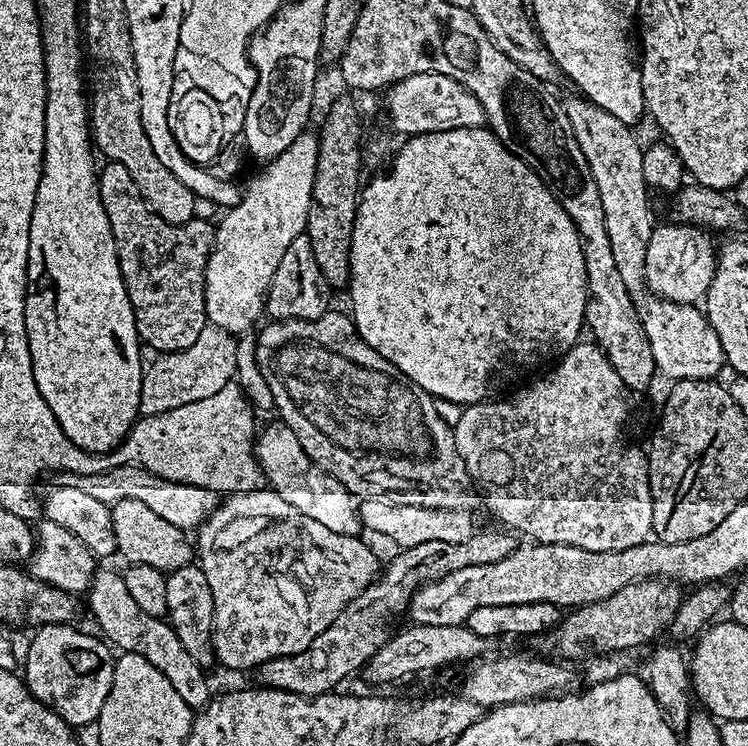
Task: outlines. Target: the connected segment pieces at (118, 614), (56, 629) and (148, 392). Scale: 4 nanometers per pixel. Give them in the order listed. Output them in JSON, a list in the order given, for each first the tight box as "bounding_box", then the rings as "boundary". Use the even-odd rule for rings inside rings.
[{"bounding_box":[86,571,214,710],"boundary":[[[97,571],[86,593],[86,599],[88,608],[92,611],[97,626],[100,627],[99,635],[113,649],[121,653],[133,652],[146,658],[146,662],[150,662],[150,666],[154,666],[154,670],[161,672],[166,682],[170,682],[170,686],[178,690],[182,702],[186,702],[188,708],[193,710],[205,708],[209,700],[213,699],[214,692],[208,689],[208,680],[203,674],[205,671],[200,664],[190,658],[190,654],[186,654],[186,646],[182,646],[171,623],[167,619],[151,616],[146,610],[142,610],[142,606],[134,602],[130,590],[126,590],[126,582],[119,571]]]},{"bounding_box":[22,624,114,726],"boundary":[[[46,624],[35,629],[36,637],[28,644],[28,657],[23,657],[22,679],[31,690],[32,696],[38,698],[48,708],[55,710],[70,726],[76,724],[95,725],[100,719],[100,711],[106,702],[106,694],[110,694],[110,686],[114,678],[114,652],[99,635],[91,636],[88,632],[79,632],[67,624]]]},{"bounding_box":[140,326,237,416],"boundary":[[[206,326],[202,334],[186,350],[181,352],[165,352],[155,357],[156,361],[145,367],[142,378],[142,394],[140,395],[140,416],[157,416],[170,410],[178,410],[178,406],[187,406],[190,402],[199,402],[202,398],[210,398],[210,394],[218,394],[222,386],[233,383],[236,375],[235,350],[237,337],[221,328]]]}]

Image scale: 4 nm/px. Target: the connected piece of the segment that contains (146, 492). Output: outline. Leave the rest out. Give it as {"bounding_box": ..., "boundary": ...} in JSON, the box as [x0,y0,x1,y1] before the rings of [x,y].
{"bounding_box":[56,464,218,530],"boundary":[[[119,464],[118,467],[86,475],[60,472],[57,473],[56,482],[58,486],[75,487],[79,491],[84,491],[93,499],[106,502],[109,506],[120,501],[142,502],[148,509],[154,510],[154,514],[159,514],[166,522],[182,530],[199,529],[212,515],[218,500],[217,495],[208,488],[198,488],[193,484],[180,484],[173,480],[162,479],[136,464]]]}

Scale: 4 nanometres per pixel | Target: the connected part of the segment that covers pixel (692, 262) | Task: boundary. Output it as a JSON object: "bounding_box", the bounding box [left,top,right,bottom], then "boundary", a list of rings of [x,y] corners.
{"bounding_box":[644,222,718,306],"boundary":[[[671,222],[653,227],[650,246],[646,246],[646,266],[644,267],[644,283],[655,296],[661,296],[663,300],[669,300],[674,304],[692,306],[695,302],[703,301],[708,292],[710,282],[716,273],[716,262],[718,259],[717,245],[712,245],[712,240],[707,231],[699,226]]]}

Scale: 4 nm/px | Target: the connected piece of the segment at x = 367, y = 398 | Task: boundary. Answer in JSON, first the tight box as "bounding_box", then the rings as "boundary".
{"bounding_box":[256,310,478,512],"boundary":[[[336,310],[322,314],[317,320],[277,320],[268,322],[256,337],[256,360],[261,370],[266,386],[270,386],[270,394],[275,411],[280,411],[279,419],[294,432],[302,450],[309,455],[314,463],[322,470],[329,472],[334,478],[342,482],[346,490],[356,498],[365,500],[383,500],[385,504],[401,504],[402,506],[422,506],[423,508],[442,508],[445,512],[460,512],[468,510],[478,504],[478,496],[474,491],[472,479],[468,477],[466,466],[458,454],[456,433],[438,416],[435,409],[435,399],[423,392],[410,380],[401,378],[391,364],[387,364],[376,351],[368,345],[356,332],[356,324],[351,315],[344,316]]]}

